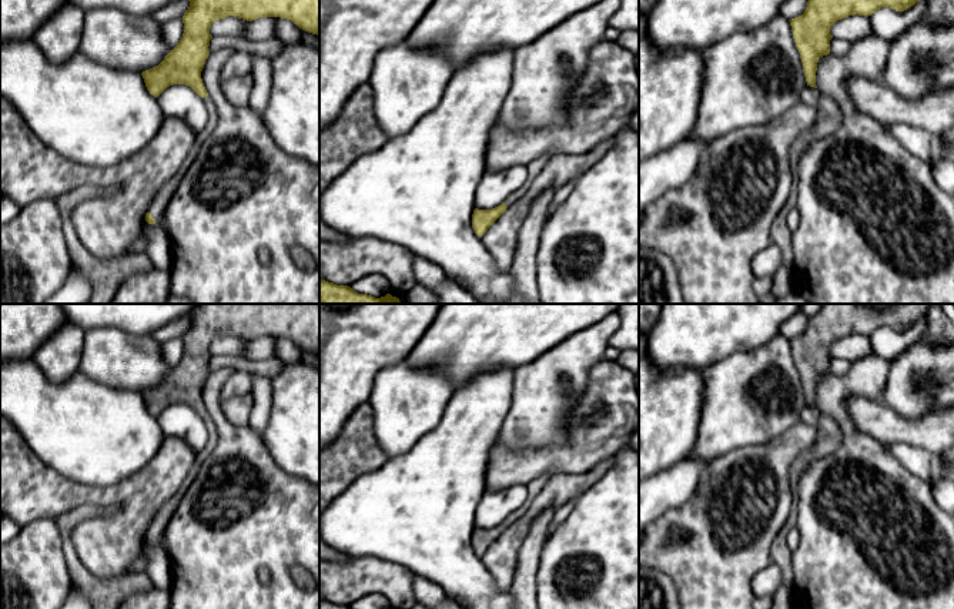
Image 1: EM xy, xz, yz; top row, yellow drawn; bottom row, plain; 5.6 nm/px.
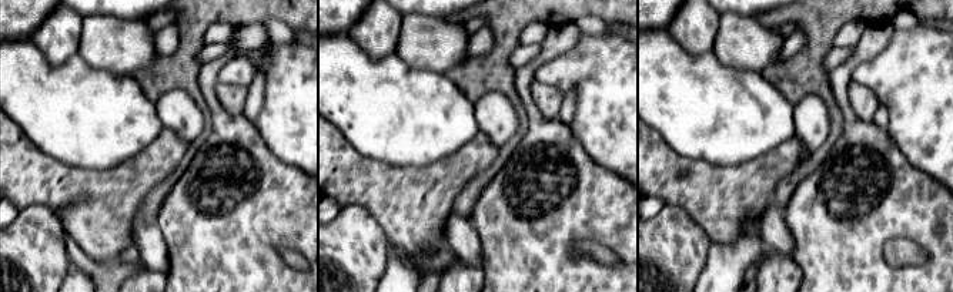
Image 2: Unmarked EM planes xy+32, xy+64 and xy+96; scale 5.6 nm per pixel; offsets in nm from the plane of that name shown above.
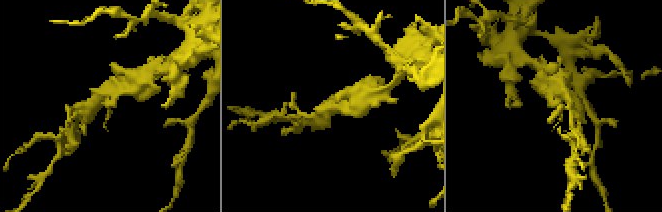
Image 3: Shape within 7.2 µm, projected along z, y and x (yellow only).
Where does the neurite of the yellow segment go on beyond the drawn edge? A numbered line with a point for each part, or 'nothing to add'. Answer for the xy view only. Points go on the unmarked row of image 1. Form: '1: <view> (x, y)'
1: xy (157, 526)

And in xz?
1: xz (535, 485)

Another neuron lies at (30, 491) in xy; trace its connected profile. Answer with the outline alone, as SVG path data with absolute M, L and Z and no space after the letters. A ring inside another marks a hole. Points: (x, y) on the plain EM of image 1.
M0 415L0 516L9 516L20 526L40 519L56 521L60 515L83 505L100 509L113 508L111 515L80 522L71 533L71 541L81 563L97 578L110 579L128 573L133 562L143 555L145 533L157 511L175 495L195 461L195 451L183 439L165 438L153 459L135 474L110 486L93 486L74 482L43 464L17 432L13 424Z

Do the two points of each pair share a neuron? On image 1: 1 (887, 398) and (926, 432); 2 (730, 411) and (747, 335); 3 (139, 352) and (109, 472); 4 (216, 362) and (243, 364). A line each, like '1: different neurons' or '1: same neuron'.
1: different neurons
2: different neurons
3: different neurons
4: same neuron

